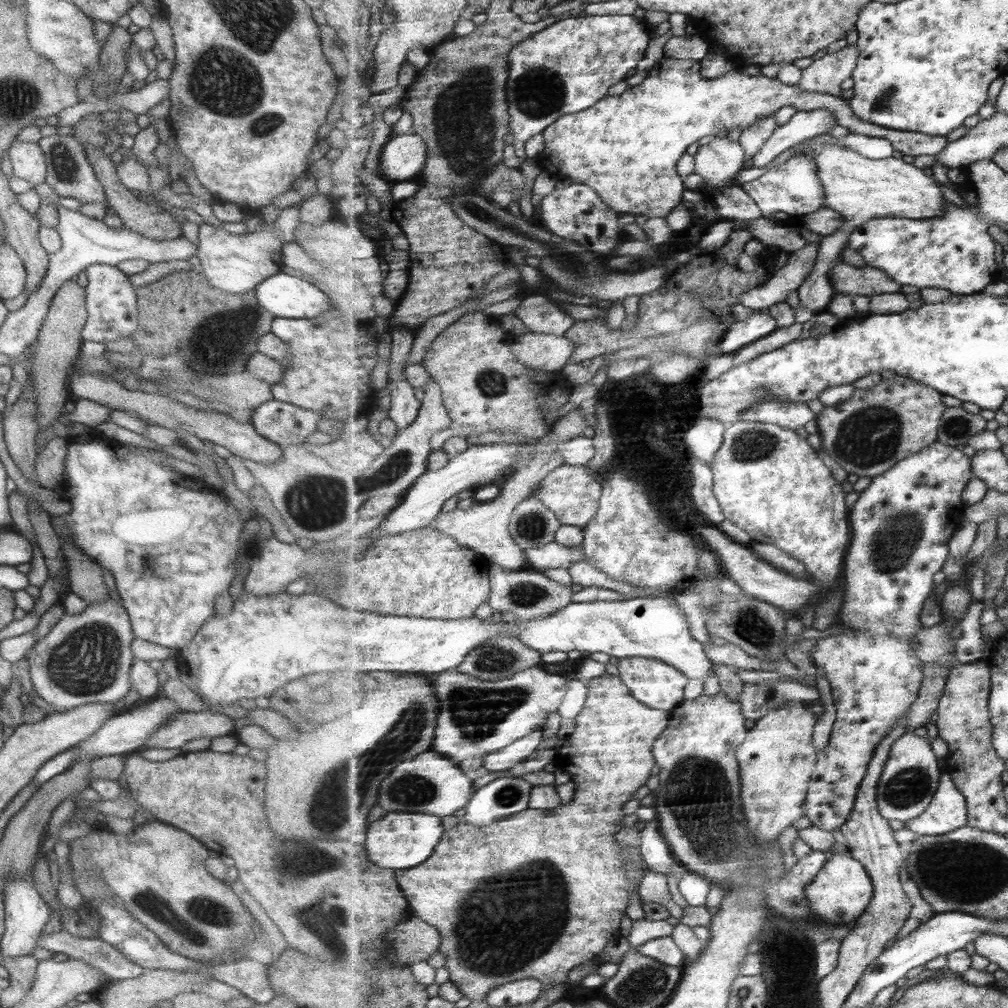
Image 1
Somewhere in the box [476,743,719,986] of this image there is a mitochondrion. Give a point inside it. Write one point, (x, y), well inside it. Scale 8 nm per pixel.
(507, 795)

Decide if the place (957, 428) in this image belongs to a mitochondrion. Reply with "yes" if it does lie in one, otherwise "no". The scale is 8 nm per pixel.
yes

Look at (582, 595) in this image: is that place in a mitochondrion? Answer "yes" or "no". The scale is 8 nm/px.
no

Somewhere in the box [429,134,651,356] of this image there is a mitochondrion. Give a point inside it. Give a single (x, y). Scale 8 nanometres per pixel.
(575, 267)

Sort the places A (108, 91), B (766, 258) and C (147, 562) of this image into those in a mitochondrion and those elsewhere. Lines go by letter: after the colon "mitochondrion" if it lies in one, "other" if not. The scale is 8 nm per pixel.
A: other
B: other
C: mitochondrion

